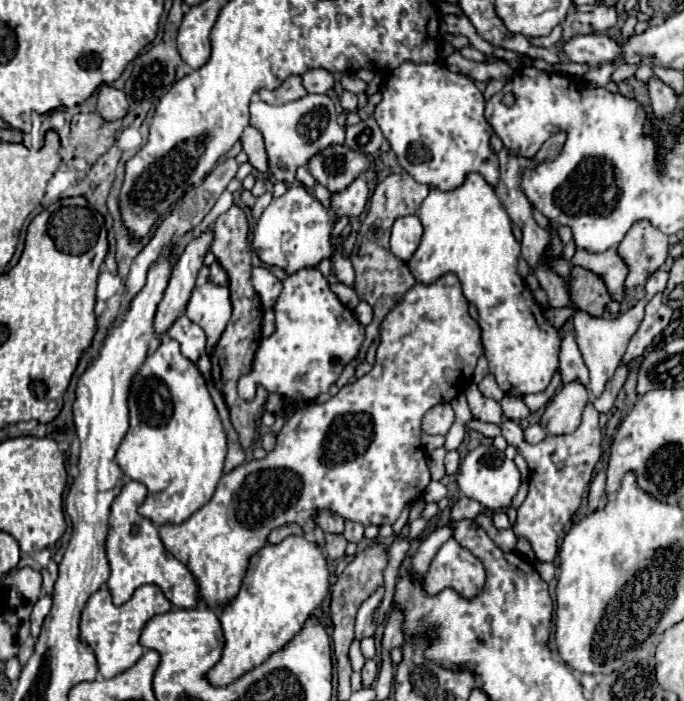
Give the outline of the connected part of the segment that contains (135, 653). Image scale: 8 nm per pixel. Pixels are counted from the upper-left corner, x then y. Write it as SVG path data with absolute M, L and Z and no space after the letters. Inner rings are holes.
M144 584L144 586L136 588L132 598L122 606L112 604L112 596L106 586L102 586L96 594L92 594L88 598L86 608L82 610L80 632L82 632L82 640L86 640L86 644L90 644L94 648L100 674L104 678L114 678L116 674L132 668L144 654L144 646L140 644L142 628L146 626L146 622L150 618L164 614L170 608L172 608L170 600L164 598L164 592L154 584Z

